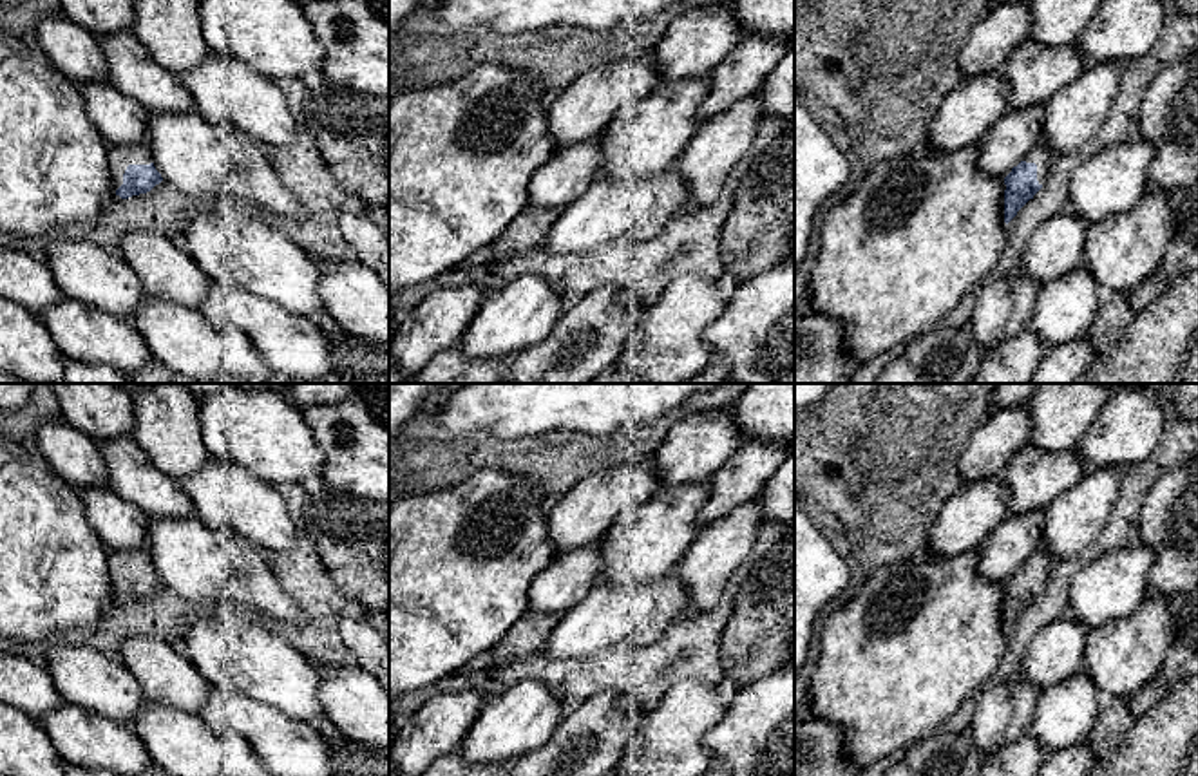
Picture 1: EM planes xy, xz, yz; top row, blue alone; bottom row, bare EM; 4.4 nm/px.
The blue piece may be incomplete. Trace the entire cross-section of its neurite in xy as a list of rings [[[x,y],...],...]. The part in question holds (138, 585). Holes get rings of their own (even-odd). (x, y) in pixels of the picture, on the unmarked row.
[[[109,550],[109,572],[121,604],[147,599],[163,586],[147,552]]]

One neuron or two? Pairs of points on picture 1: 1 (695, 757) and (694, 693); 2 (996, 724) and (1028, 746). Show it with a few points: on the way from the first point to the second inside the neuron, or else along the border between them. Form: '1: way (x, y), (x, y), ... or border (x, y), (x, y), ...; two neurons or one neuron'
1: way (694, 740), (694, 709); one neuron
2: border (1028, 733), (987, 757); two neurons

